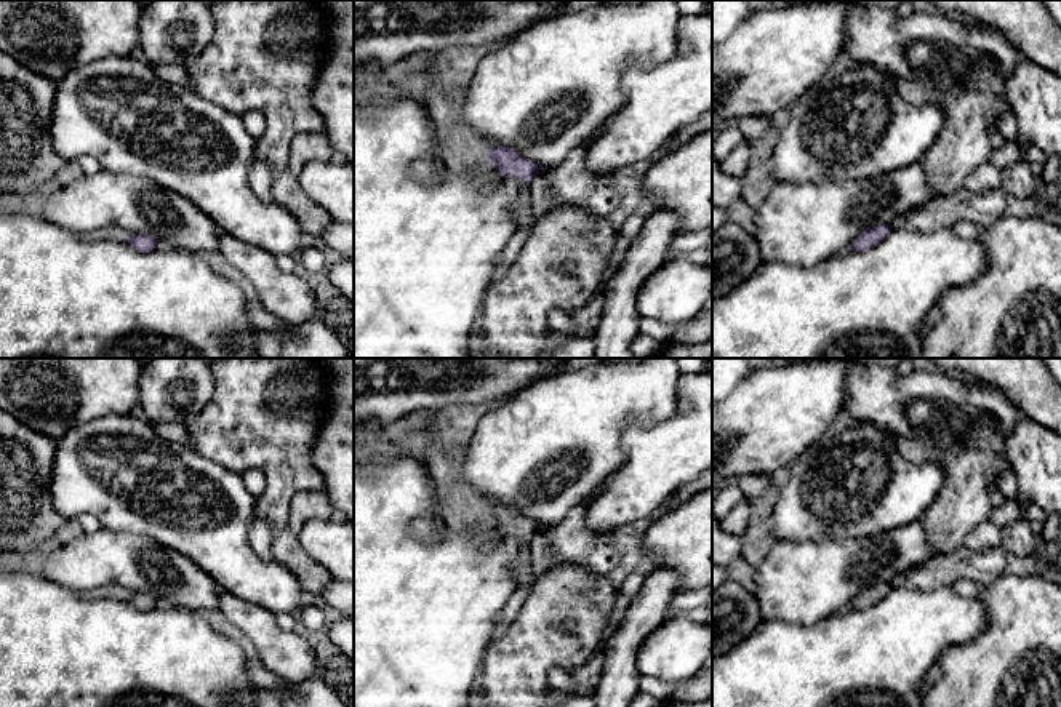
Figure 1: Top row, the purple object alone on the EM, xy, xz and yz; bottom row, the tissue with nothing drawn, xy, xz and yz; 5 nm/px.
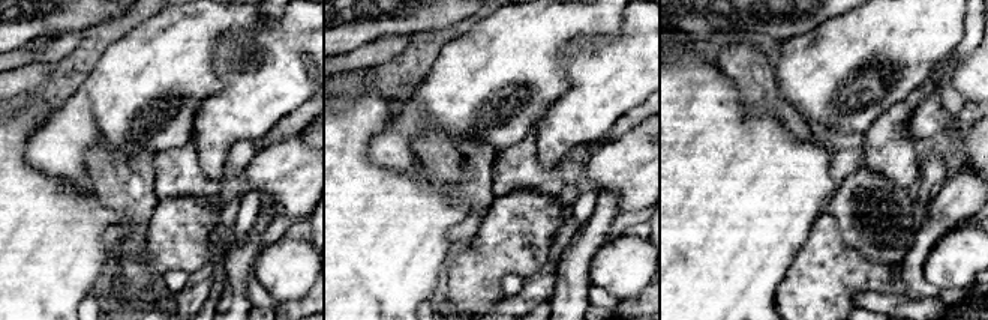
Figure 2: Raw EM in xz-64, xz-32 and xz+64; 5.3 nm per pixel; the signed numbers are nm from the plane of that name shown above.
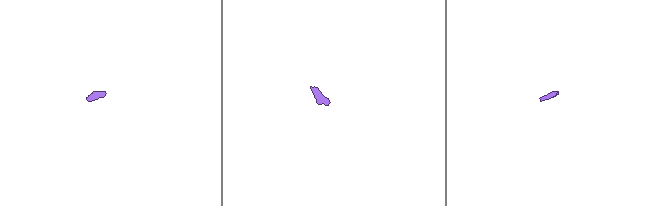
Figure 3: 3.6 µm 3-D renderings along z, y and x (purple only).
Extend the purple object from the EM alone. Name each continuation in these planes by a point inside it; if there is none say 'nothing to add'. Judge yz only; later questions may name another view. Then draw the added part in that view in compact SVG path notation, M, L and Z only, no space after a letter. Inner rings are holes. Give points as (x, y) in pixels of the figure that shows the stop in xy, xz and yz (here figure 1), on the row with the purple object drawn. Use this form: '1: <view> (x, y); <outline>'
nothing to add

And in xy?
nothing to add

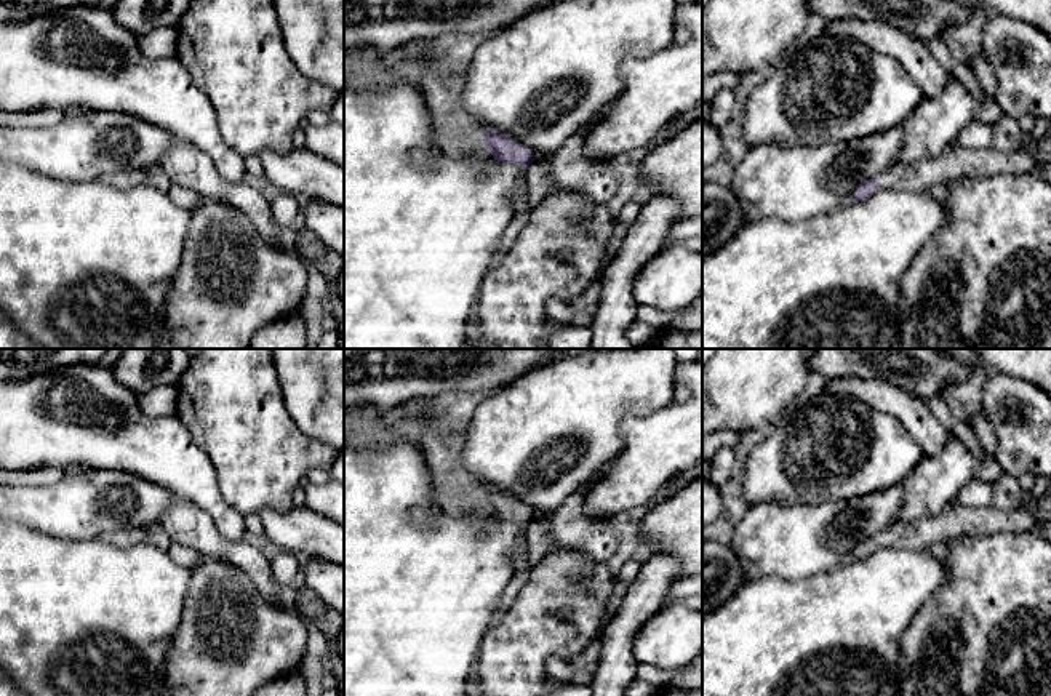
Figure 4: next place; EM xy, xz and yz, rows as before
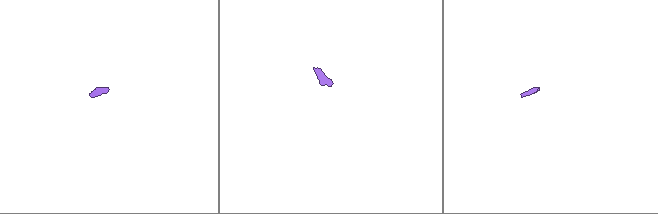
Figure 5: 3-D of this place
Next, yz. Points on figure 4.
1: yz (955, 162); M950 144L939 157L909 166L893 165L875 179L883 189L926 192L929 187L958 178L992 174L1038 174L1046 158L1032 147L1005 152L997 147L966 149Z

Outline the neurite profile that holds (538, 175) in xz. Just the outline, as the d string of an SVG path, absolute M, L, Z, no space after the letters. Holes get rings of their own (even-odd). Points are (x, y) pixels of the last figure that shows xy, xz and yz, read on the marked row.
M534 160L526 168L526 190L528 190L528 208L517 214L509 224L499 242L499 253L506 253L512 248L522 229L528 222L529 213L536 208L547 195L547 186L552 182L552 173L547 160Z

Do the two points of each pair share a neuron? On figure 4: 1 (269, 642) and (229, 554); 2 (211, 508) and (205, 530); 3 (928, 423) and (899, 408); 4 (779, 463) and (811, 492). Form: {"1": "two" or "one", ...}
{"1": "two", "2": "two", "3": "one", "4": "one"}

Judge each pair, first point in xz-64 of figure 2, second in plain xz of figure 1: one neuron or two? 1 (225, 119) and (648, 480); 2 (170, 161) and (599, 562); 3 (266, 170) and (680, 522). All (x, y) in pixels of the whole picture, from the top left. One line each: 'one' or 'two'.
1: one
2: one
3: one

